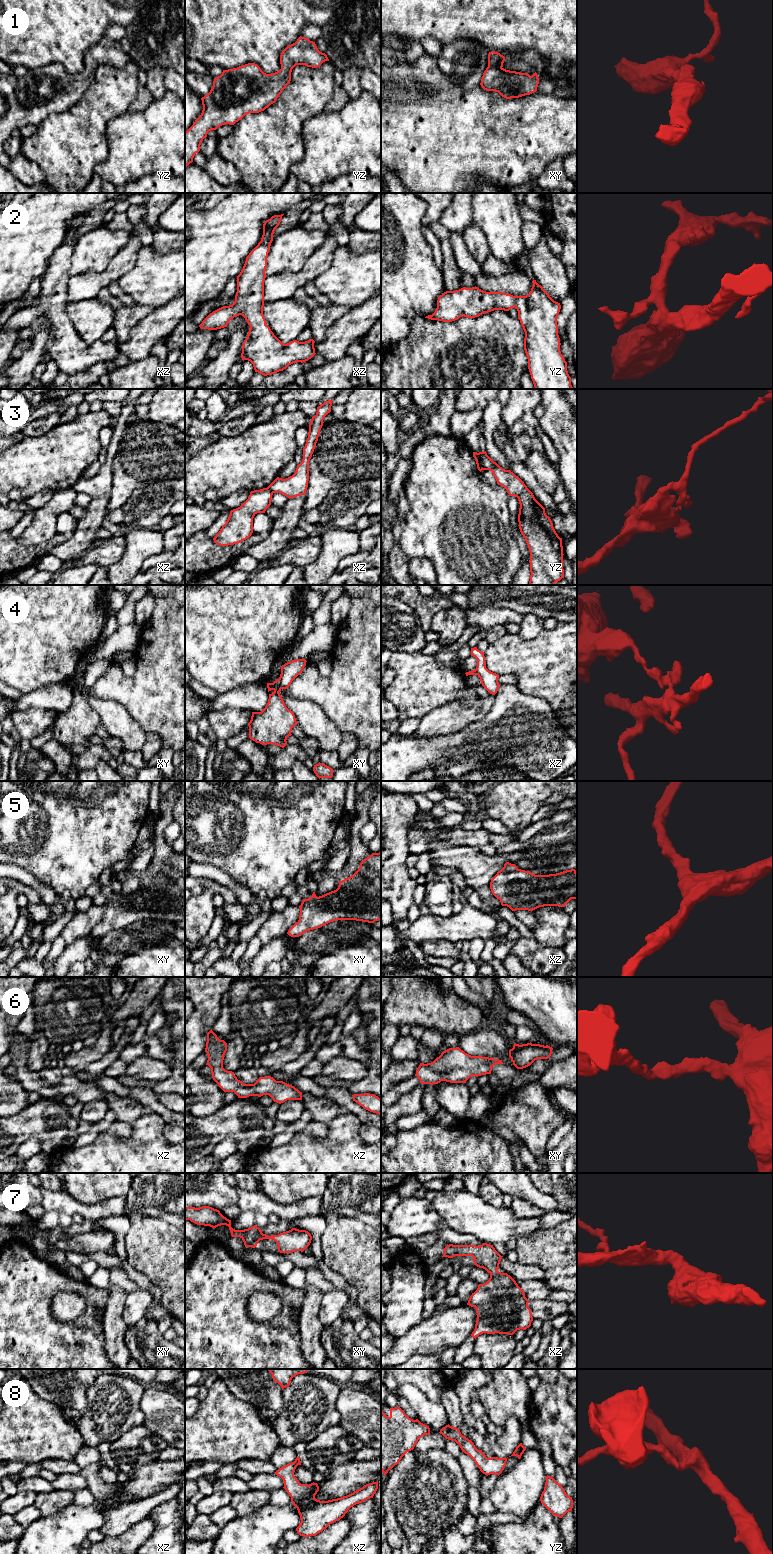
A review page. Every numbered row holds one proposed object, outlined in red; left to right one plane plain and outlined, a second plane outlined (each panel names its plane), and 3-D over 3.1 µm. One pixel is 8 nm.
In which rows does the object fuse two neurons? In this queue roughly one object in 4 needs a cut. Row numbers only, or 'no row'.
3, 4

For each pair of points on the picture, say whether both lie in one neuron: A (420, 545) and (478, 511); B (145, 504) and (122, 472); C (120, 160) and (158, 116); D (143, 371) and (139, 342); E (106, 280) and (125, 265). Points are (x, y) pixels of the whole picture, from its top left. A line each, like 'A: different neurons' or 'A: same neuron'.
A: same neuron
B: different neurons
C: same neuron
D: different neurons
E: same neuron

